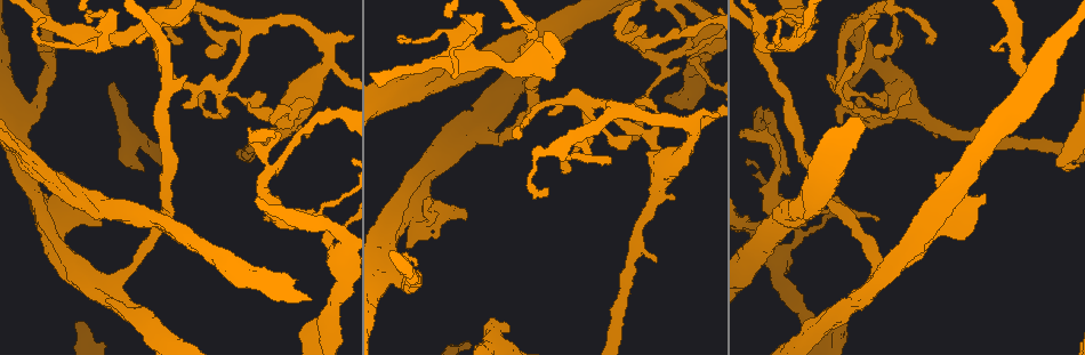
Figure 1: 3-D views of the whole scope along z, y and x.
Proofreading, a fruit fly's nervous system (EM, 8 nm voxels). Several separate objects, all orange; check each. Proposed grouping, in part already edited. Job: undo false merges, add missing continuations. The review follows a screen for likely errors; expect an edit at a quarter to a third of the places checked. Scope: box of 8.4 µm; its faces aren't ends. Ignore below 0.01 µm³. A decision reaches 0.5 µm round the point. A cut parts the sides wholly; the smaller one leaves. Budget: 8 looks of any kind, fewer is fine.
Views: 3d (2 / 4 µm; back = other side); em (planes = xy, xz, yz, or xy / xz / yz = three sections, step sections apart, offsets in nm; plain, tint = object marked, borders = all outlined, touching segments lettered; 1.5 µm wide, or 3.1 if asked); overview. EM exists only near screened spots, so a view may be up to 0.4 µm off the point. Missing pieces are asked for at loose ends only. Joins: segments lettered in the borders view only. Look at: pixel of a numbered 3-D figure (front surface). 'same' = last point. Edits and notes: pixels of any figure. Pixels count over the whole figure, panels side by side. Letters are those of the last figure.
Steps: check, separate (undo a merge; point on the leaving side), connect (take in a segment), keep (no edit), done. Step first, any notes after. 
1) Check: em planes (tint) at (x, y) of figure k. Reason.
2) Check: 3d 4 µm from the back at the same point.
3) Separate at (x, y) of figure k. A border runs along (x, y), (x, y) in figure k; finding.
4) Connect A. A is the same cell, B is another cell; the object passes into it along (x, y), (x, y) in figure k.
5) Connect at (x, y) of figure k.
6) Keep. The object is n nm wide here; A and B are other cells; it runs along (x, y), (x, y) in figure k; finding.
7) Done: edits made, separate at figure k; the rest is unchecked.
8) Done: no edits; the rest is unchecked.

Check: 3d 4 µm at (769, 44) of figure 1. Calibre changes.

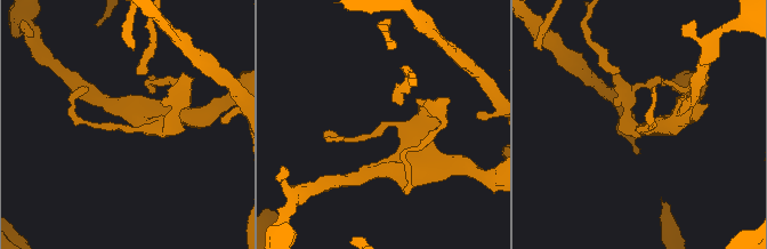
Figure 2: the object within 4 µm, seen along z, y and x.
Check: em planes (tint) at (401, 127) of figure 2. Now the EM.

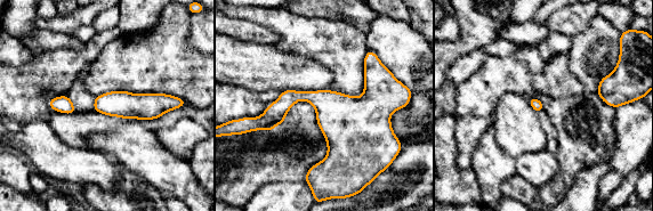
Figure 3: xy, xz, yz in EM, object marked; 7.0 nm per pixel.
Check: em planes (borders) at the same point. What lies round it.

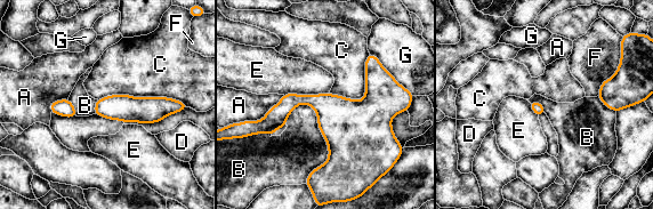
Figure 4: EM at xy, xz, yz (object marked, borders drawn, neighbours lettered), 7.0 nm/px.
Keep. The longest contact is with C, 650 nm; A, B, C, D, E, F and G are other cells; a border runs along (329, 93), (283, 95) in figure 4; one neuron here.

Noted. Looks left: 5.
Check: 3d 4 µm at (183, 75) of figure 1. Free end.

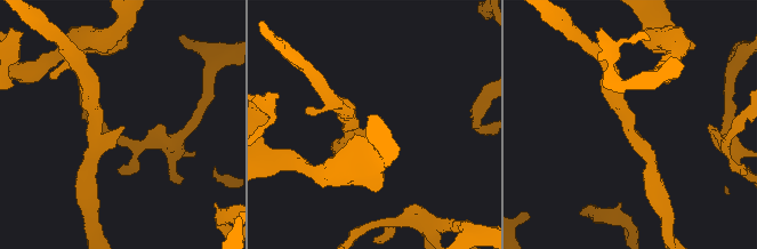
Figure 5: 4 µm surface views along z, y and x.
Check: em yz step 4 (tint) at (120, 127) of figure 5. Now the EM.

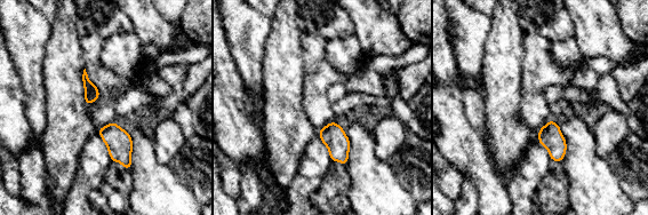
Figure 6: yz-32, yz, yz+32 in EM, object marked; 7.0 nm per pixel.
Check: em planes (borders) at the same point. Cut it another way.

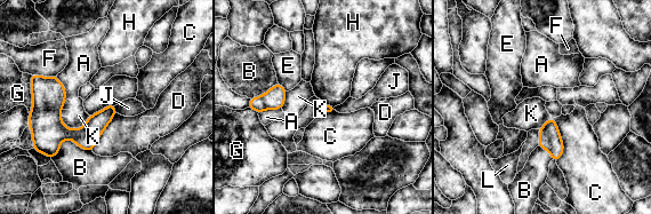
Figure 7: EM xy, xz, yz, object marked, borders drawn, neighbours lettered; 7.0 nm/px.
Keep. A, B, C, D, E, F, G, H, J, K and L are other cells; a border runs along (552, 118), (563, 144), (556, 160) in figure 7; none of them fits.

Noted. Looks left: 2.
Check: 3d 2 µm at (644, 28) of figure 1. Tapers out.

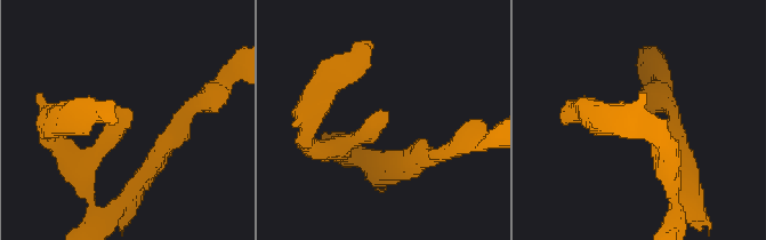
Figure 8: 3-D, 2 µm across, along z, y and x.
Check: em planes (borders) at (127, 108) of figure 8. Now the EM.

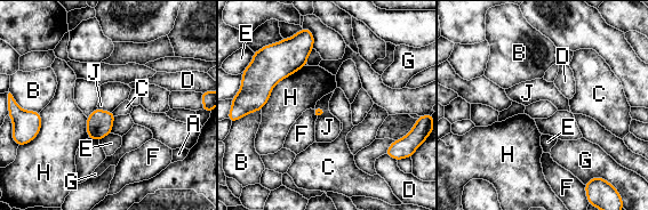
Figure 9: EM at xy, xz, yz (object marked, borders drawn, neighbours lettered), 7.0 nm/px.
Keep. A, B, C, D, E, F, G, H and J are other cells; a border runs along (325, 108), (326, 112), (317, 119) in figure 9; none of them fits.

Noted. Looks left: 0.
Done: no edits; the rest is unchecked.

